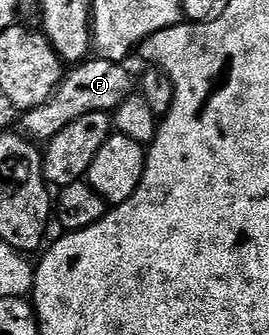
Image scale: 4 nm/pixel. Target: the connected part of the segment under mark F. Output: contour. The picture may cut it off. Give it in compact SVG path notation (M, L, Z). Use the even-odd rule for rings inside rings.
M88 57L82 63L74 64L64 74L58 89L53 93L53 97L49 97L49 101L45 101L45 105L22 112L22 134L32 141L46 141L57 137L57 133L61 133L65 125L73 125L77 117L85 117L85 113L115 112L126 99L132 98L137 87L136 80L133 75L131 79L127 69L124 64L98 57Z

